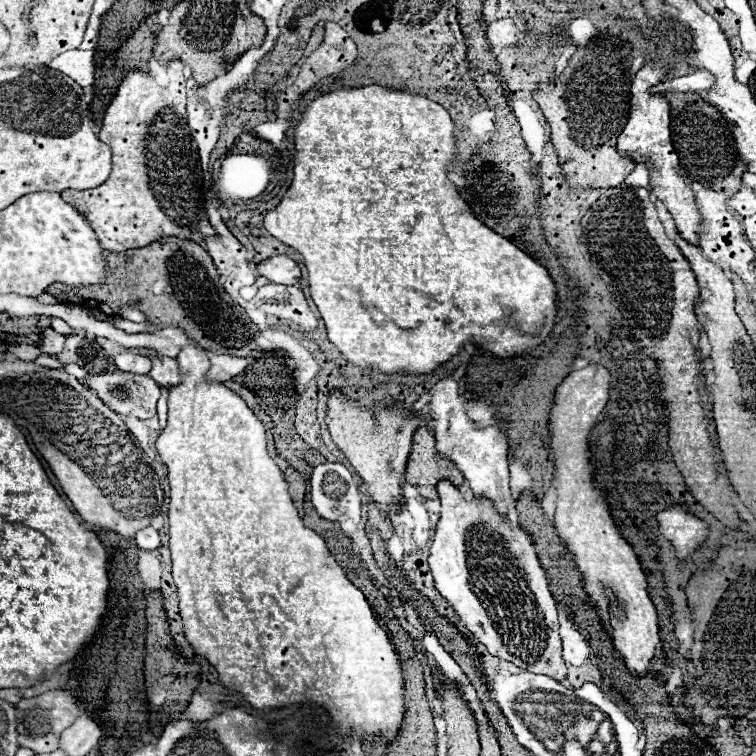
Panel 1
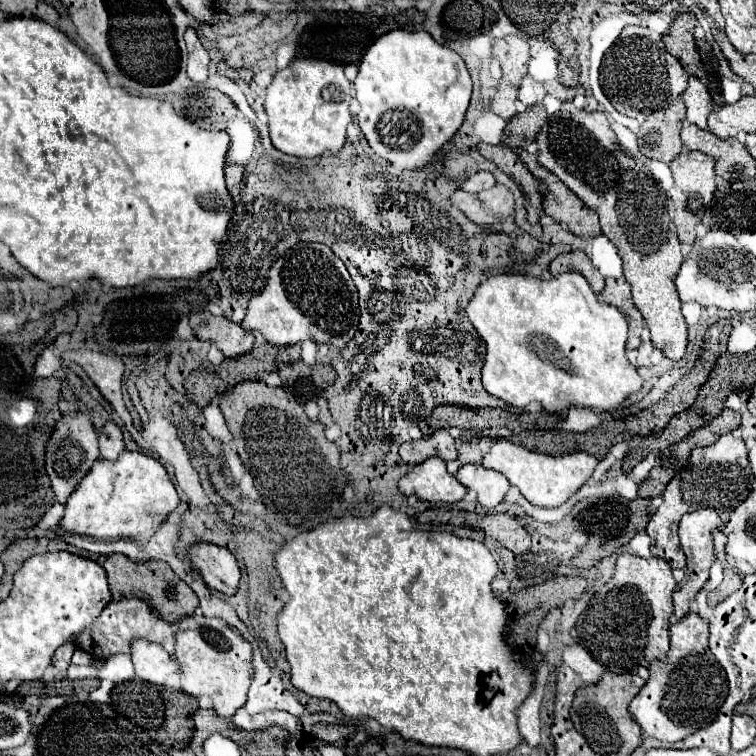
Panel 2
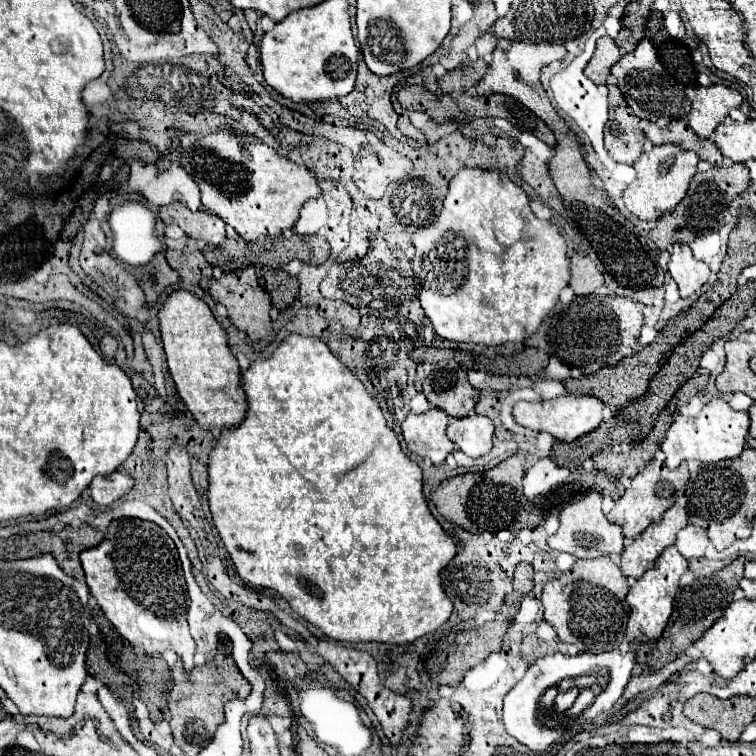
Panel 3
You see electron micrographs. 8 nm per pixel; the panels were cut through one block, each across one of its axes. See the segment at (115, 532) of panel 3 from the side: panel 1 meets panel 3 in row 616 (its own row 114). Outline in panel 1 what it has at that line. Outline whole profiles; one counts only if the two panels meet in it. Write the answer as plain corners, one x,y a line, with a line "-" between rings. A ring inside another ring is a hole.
172,60
168,64
164,80
154,80
152,74
140,70
128,72
118,86
114,100
106,108
100,140
112,148
112,172
108,180
98,188
86,192
64,190
62,198
78,208
82,216
86,216
86,222
94,228
98,242
104,250
124,252
132,248
146,248
146,244
162,240
166,236
176,236
198,244
206,238
216,236
202,202
204,192
200,186
202,166
198,146
194,144
194,138
190,136
190,128
186,124
186,76
184,64
180,60

